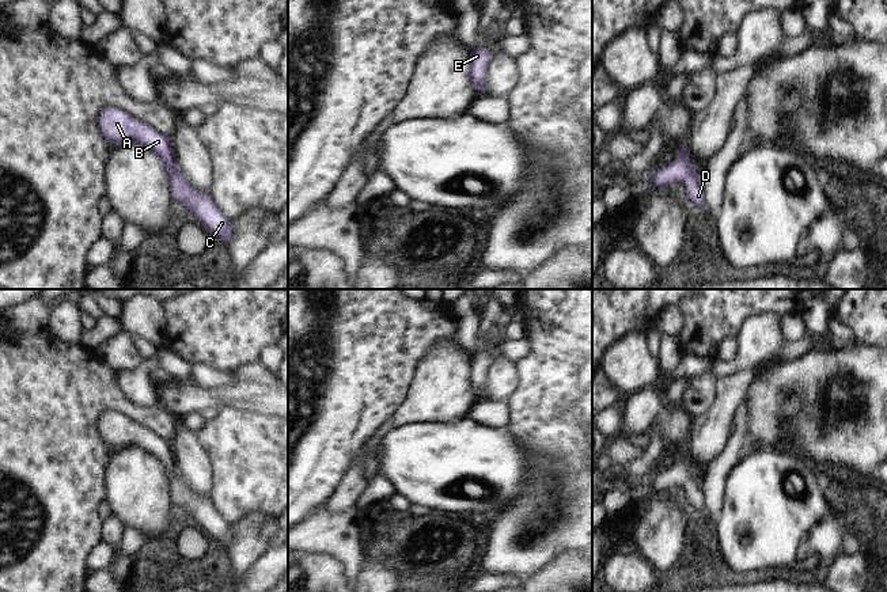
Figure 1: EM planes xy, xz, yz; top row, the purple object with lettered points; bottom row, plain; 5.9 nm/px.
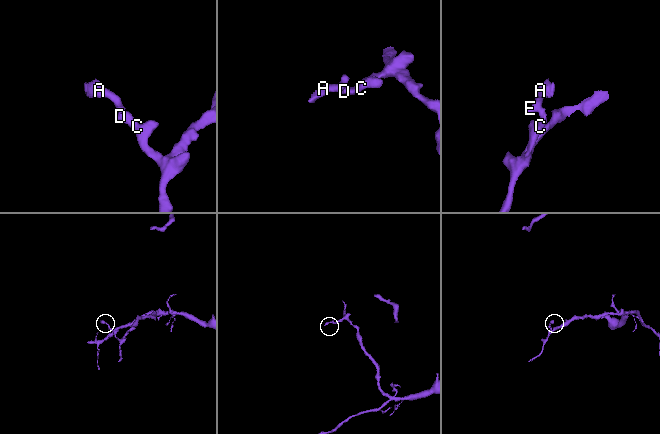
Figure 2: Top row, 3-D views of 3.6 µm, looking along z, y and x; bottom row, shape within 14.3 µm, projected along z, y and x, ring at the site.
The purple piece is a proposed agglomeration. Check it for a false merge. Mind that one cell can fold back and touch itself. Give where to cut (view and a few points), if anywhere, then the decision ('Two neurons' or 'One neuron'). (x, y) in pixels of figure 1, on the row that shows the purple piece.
No split. One neuron.

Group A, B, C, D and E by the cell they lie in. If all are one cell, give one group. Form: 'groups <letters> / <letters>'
groups A B C D E

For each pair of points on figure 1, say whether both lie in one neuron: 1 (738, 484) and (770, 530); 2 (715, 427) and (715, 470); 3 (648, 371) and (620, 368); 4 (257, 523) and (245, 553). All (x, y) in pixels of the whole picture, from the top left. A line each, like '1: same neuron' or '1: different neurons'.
1: same neuron
2: different neurons
3: same neuron
4: same neuron

